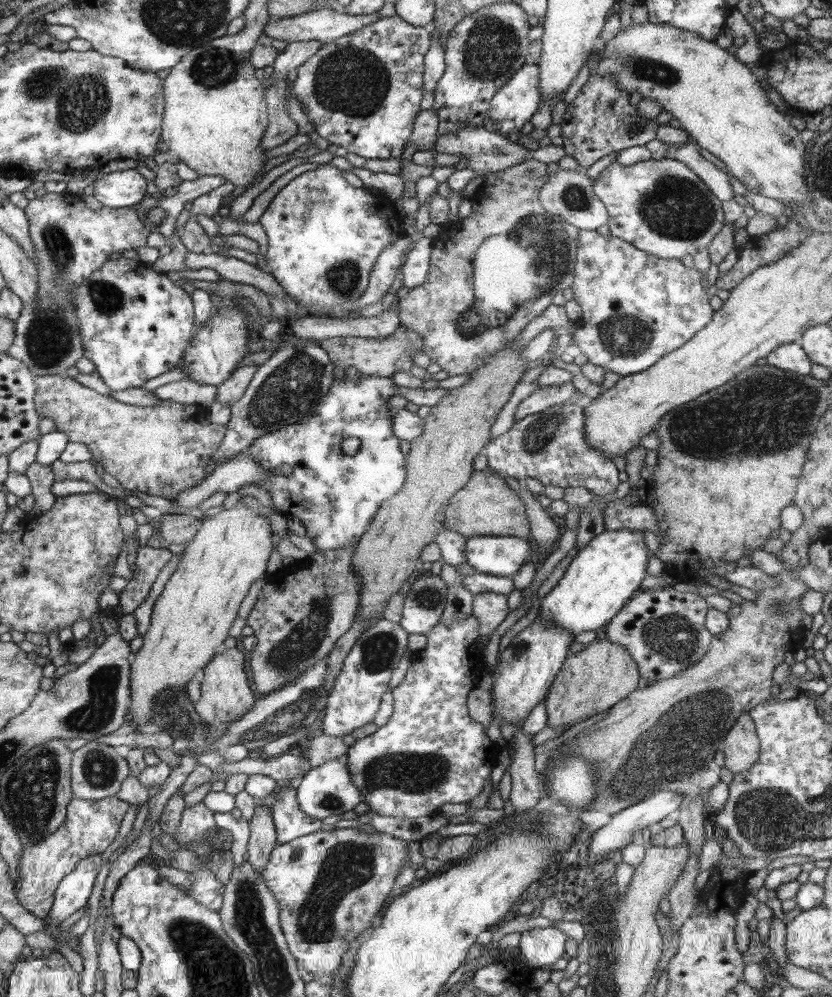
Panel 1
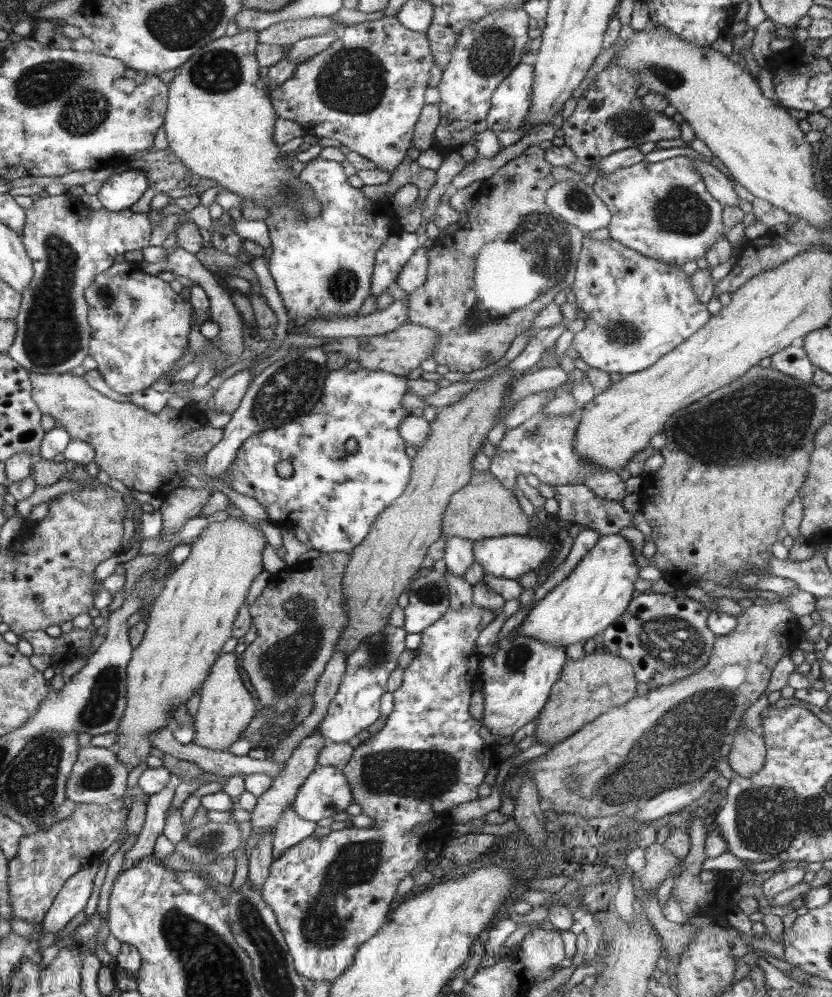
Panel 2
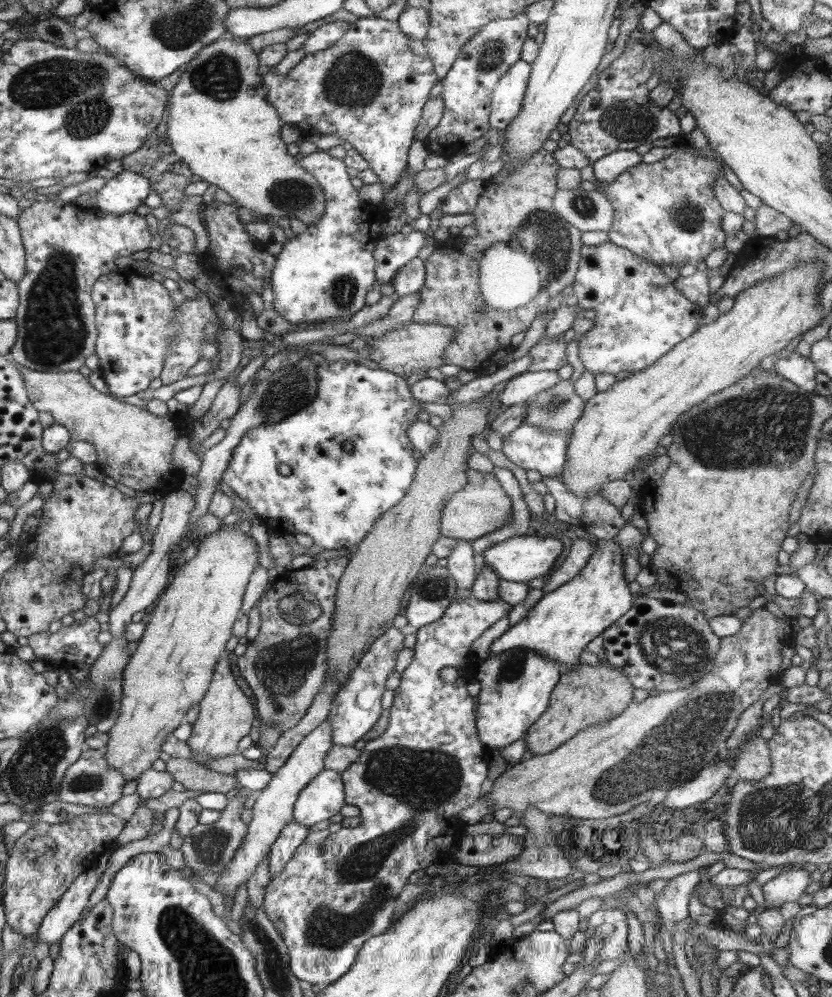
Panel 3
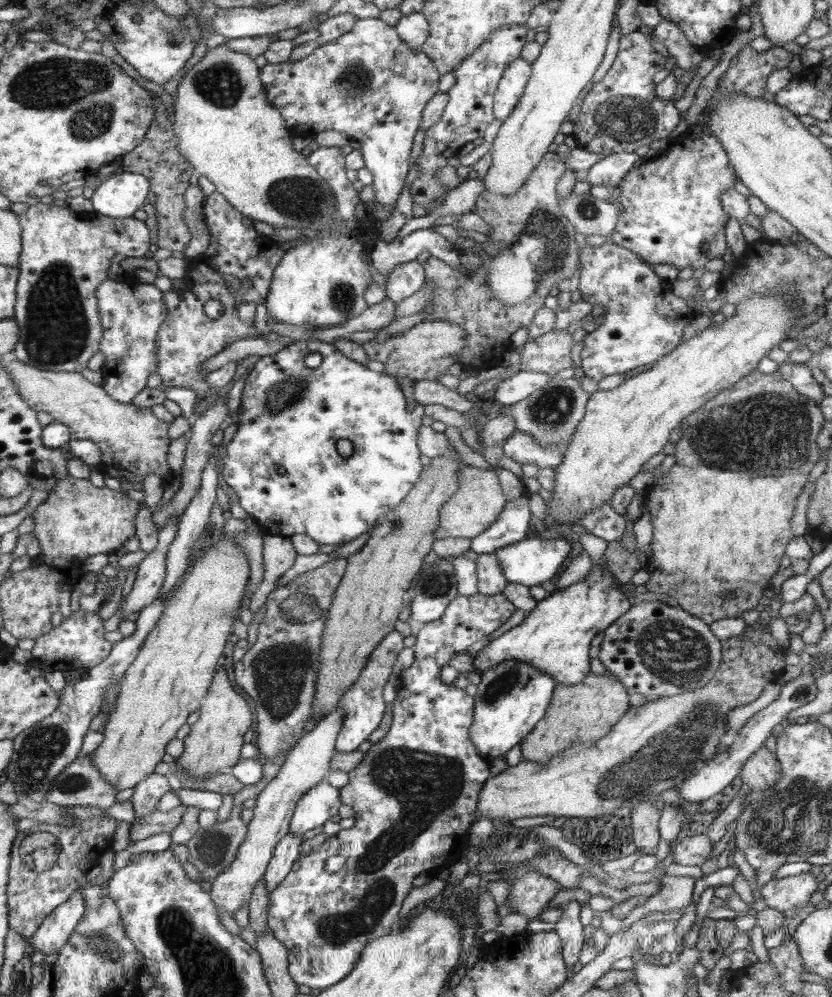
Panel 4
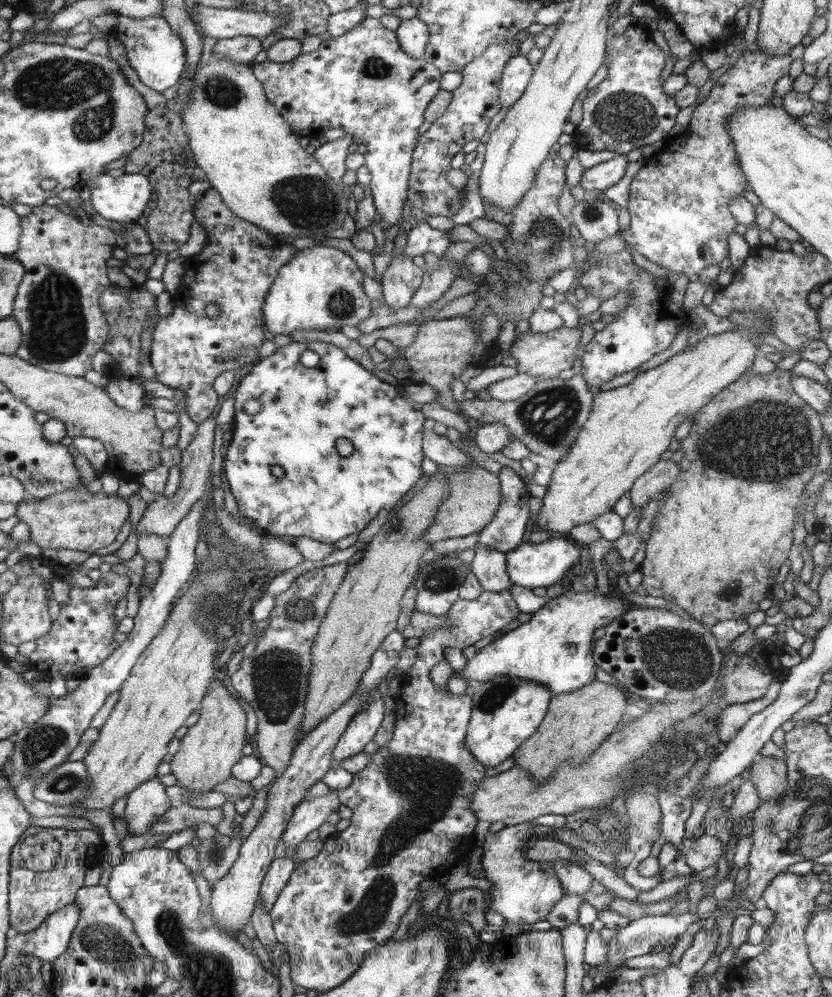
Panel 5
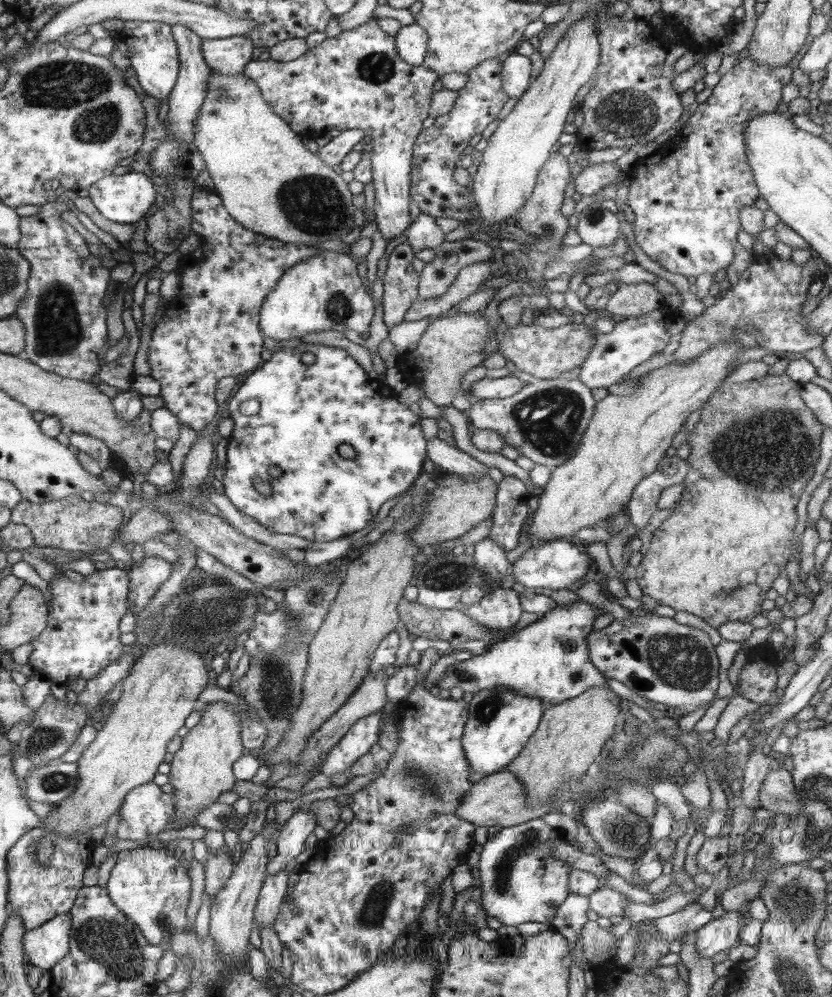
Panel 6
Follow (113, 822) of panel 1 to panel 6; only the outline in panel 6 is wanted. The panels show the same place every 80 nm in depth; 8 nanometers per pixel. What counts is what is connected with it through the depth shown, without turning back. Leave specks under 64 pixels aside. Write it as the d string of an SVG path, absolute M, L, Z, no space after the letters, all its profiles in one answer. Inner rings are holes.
M42 826L32 828L8 850L8 879L10 902L21 916L27 930L42 926L55 916L66 914L74 906L83 887L83 873L87 869L87 854L97 844L88 834L62 836Z

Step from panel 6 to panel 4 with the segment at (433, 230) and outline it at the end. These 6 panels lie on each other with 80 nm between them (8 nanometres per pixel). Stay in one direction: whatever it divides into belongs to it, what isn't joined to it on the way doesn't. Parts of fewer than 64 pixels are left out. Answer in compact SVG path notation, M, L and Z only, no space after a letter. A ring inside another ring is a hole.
M431 228L416 230L402 240L396 238L390 243L378 239L373 246L369 256L378 272L384 276L395 266L416 260L422 252L429 252L450 266L457 266L458 270L464 268L459 260L461 254L456 252L455 245Z

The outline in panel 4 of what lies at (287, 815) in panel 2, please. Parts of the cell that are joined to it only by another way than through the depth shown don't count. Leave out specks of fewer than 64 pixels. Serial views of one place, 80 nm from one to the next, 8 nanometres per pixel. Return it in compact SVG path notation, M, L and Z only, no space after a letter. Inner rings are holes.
M289 831L276 845L272 858L269 860L268 869L263 876L269 893L291 872L292 865L301 855L298 848L300 848L300 844L303 842L302 838L302 834L293 834L293 832Z

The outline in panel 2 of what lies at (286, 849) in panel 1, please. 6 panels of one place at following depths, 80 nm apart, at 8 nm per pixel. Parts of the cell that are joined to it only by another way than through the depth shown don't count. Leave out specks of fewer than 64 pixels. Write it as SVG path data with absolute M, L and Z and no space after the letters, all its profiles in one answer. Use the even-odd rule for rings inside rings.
M473 604L472 606L466 606L466 608L460 608L460 610L449 610L441 621L436 622L436 624L430 626L429 629L420 633L422 638L420 646L418 646L416 650L416 658L412 660L408 668L404 669L402 684L393 692L394 706L392 712L387 717L385 727L382 728L376 736L372 736L358 745L358 747L354 749L354 754L348 761L348 764L342 767L342 771L351 790L351 802L361 806L362 814L370 816L370 818L374 820L374 826L367 828L344 827L342 830L337 831L327 838L319 837L316 839L310 836L306 840L291 846L283 856L279 856L279 859L270 865L268 878L261 888L261 894L265 901L268 902L268 905L275 911L277 922L285 935L285 942L289 947L290 953L293 955L297 973L301 974L304 978L310 978L310 980L314 981L333 981L353 964L353 958L356 956L360 946L364 945L366 941L369 941L376 933L380 932L381 928L384 928L384 926L388 924L388 914L390 914L390 910L392 910L392 900L394 900L394 896L396 896L396 886L400 884L403 878L410 875L410 872L418 866L420 860L425 860L428 863L426 852L420 850L420 848L422 848L422 838L428 838L428 836L422 836L421 833L424 832L424 830L420 830L418 826L422 826L422 824L433 825L433 823L436 823L436 820L440 820L440 814L446 814L451 808L463 802L470 802L478 798L478 786L484 782L486 770L496 762L497 755L493 752L490 755L484 756L486 742L484 742L482 736L478 734L478 730L483 728L482 724L480 724L476 718L472 718L470 712L468 712L468 708L470 708L470 696L472 696L472 690L470 690L470 688L474 686L476 680L481 682L479 664L482 656L476 654L472 648L474 648L476 636L485 630L495 618L496 614L494 614L494 612L484 610L484 608Z

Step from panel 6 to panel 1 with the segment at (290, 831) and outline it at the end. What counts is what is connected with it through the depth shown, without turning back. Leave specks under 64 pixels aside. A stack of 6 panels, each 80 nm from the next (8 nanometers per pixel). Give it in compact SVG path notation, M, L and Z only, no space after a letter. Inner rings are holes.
M329 760L324 764L311 767L295 784L296 798L300 808L314 819L323 820L328 816L336 816L353 808L361 802L359 788L352 784L347 764L339 760Z

